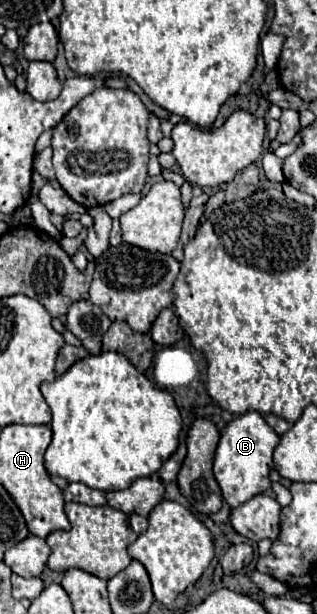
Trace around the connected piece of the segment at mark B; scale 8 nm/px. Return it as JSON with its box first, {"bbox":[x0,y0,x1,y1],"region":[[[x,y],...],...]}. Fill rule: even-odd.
{"bbox":[215,411,279,507],"region":[[[247,411],[233,421],[227,423],[227,427],[221,431],[221,441],[215,453],[215,479],[223,491],[223,499],[229,503],[229,507],[237,507],[245,503],[249,497],[263,493],[271,487],[269,471],[273,467],[273,449],[279,443],[279,435],[265,423],[263,415],[257,411]]]}

